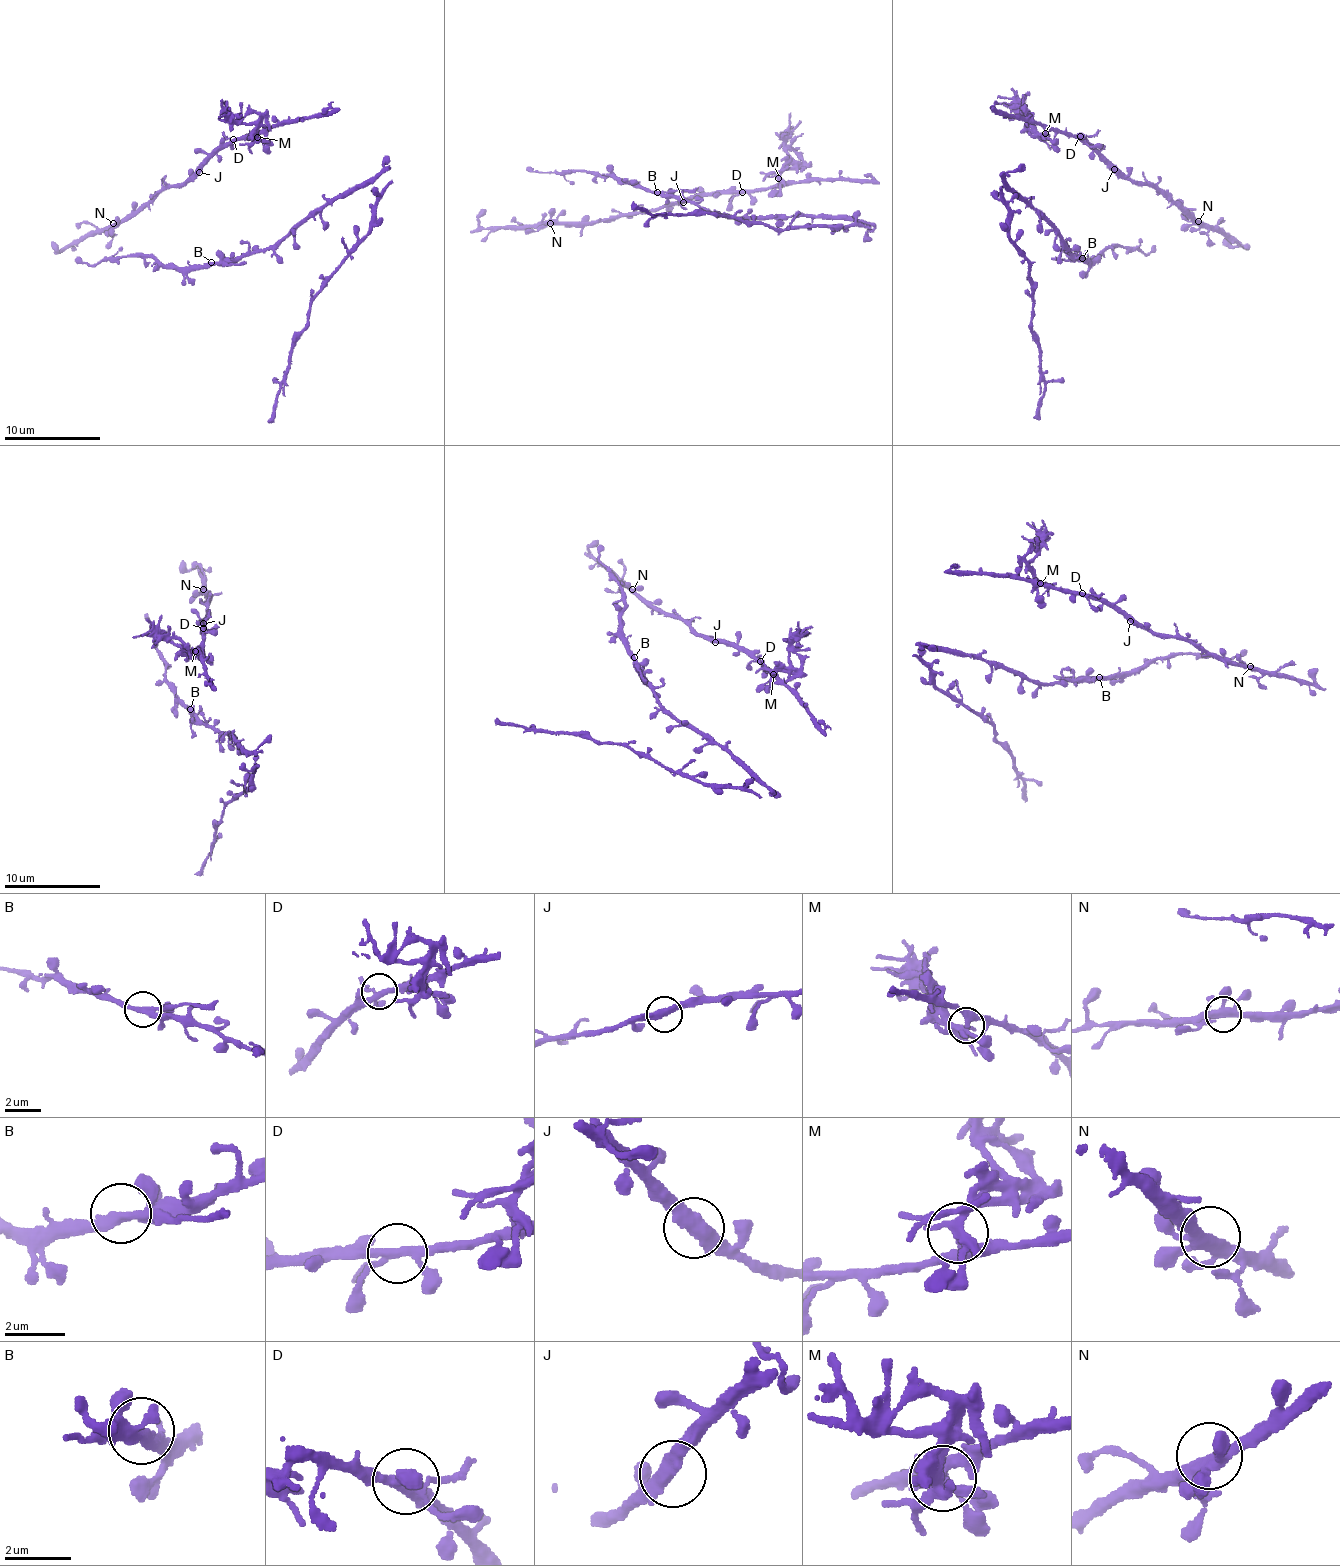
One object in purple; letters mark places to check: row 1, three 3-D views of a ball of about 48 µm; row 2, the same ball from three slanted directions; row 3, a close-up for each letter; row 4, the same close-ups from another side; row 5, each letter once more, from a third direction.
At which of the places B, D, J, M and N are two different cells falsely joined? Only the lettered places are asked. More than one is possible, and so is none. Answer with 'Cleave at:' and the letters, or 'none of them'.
Cleave at: B, M

